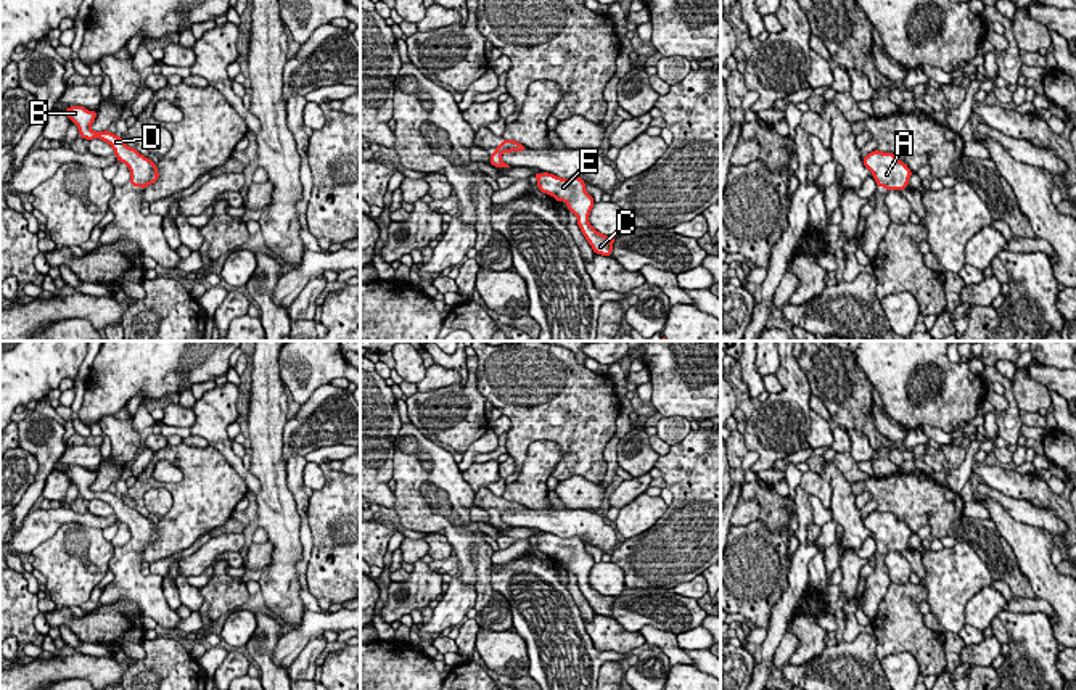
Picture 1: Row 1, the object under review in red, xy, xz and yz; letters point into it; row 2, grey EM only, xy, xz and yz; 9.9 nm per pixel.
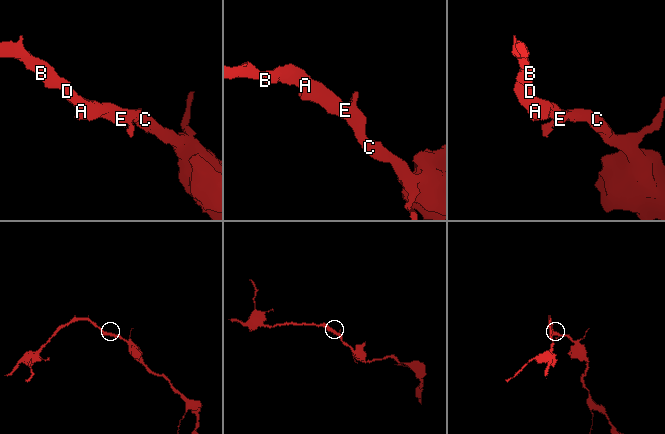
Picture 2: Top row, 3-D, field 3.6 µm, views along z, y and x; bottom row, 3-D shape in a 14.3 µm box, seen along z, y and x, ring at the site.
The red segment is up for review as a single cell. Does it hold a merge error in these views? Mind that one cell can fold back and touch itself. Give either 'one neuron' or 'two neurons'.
one neuron

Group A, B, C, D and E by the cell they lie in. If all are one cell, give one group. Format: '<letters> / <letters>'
A B C D E

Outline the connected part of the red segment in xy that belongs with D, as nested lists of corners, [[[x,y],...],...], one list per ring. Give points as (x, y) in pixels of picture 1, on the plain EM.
[[[71,466],[64,474],[77,486],[79,495],[87,500],[100,499],[113,507],[119,523],[124,523],[130,529],[130,545],[142,547],[143,550],[159,539],[156,524],[140,515],[135,508],[127,507],[121,497],[105,492],[93,492],[90,486],[97,478],[97,471],[88,471],[84,466]]]

